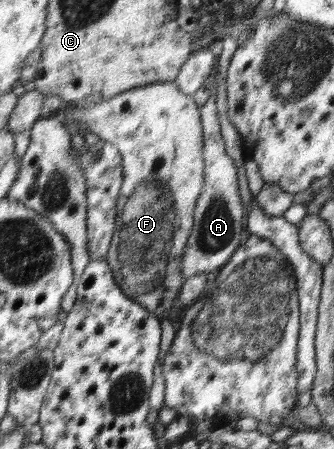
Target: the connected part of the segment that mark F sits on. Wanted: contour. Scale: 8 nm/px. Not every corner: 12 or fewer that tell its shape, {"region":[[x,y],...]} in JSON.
{"region":[[170,81],[74,107],[118,144],[108,258],[156,317],[174,309],[206,185],[203,123]]}

